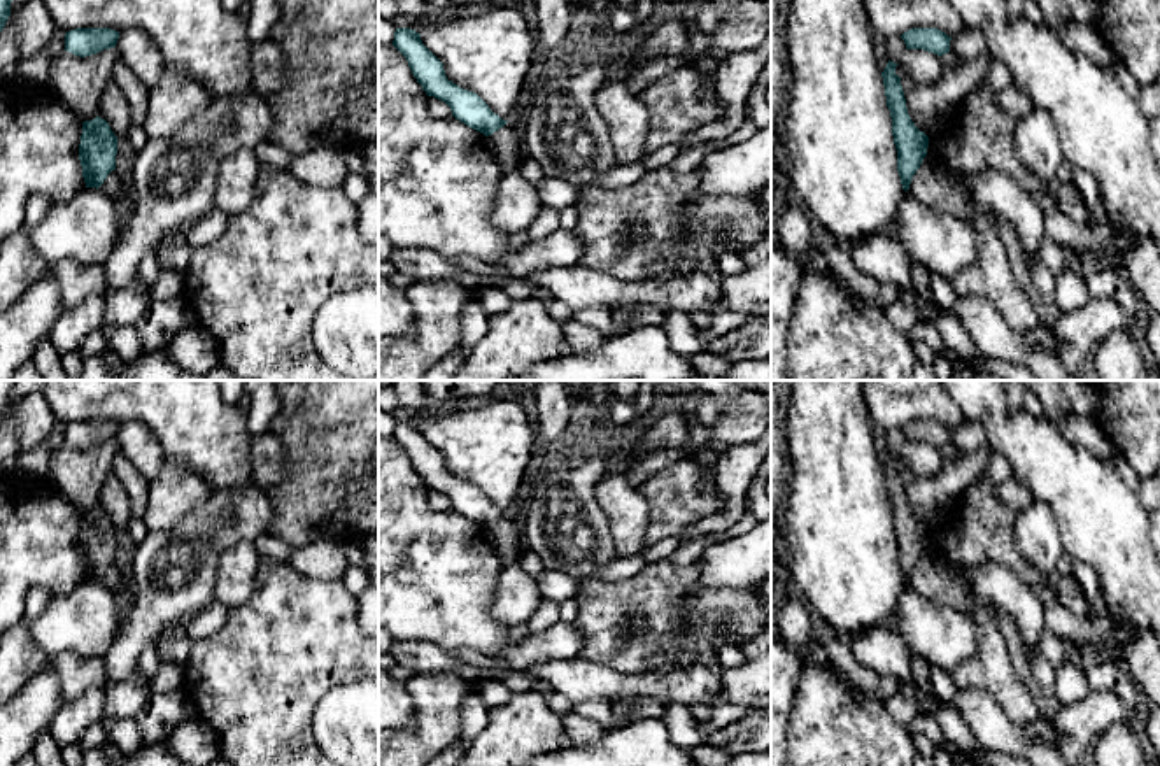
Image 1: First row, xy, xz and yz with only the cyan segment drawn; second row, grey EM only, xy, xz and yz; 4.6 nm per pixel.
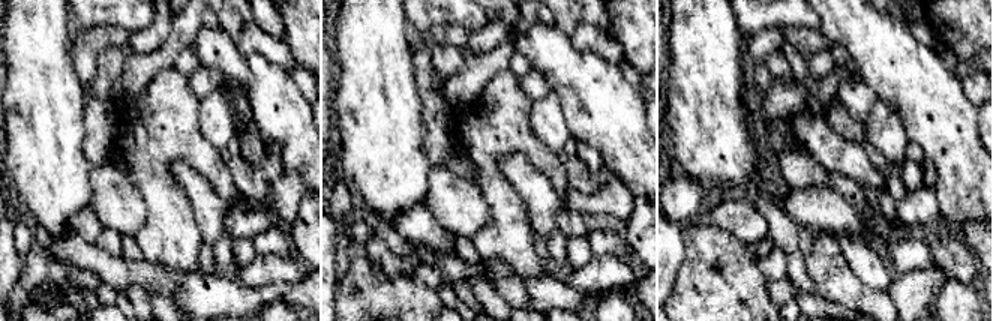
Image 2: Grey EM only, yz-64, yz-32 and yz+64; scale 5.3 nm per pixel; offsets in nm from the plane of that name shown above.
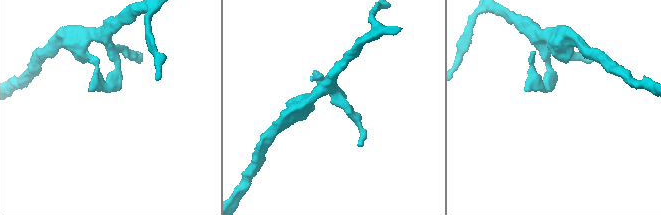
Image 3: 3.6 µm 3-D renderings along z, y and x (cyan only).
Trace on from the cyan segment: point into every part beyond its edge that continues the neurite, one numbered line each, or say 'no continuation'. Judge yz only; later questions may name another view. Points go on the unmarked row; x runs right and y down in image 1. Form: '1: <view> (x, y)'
no continuation

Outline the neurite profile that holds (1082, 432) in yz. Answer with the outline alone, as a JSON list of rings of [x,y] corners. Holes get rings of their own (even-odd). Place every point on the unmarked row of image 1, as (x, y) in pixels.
[[[1072,414],[1062,431],[1072,445],[1085,447],[1100,459],[1113,461],[1121,454],[1120,447],[1106,436],[1100,424],[1090,417]]]

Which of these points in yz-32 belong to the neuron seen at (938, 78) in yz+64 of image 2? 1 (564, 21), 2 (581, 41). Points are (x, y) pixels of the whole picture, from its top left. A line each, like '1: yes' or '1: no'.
1: no
2: no

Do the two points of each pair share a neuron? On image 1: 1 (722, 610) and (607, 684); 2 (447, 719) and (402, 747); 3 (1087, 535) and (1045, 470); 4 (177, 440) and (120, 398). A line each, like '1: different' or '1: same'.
1: different
2: same
3: same
4: same

